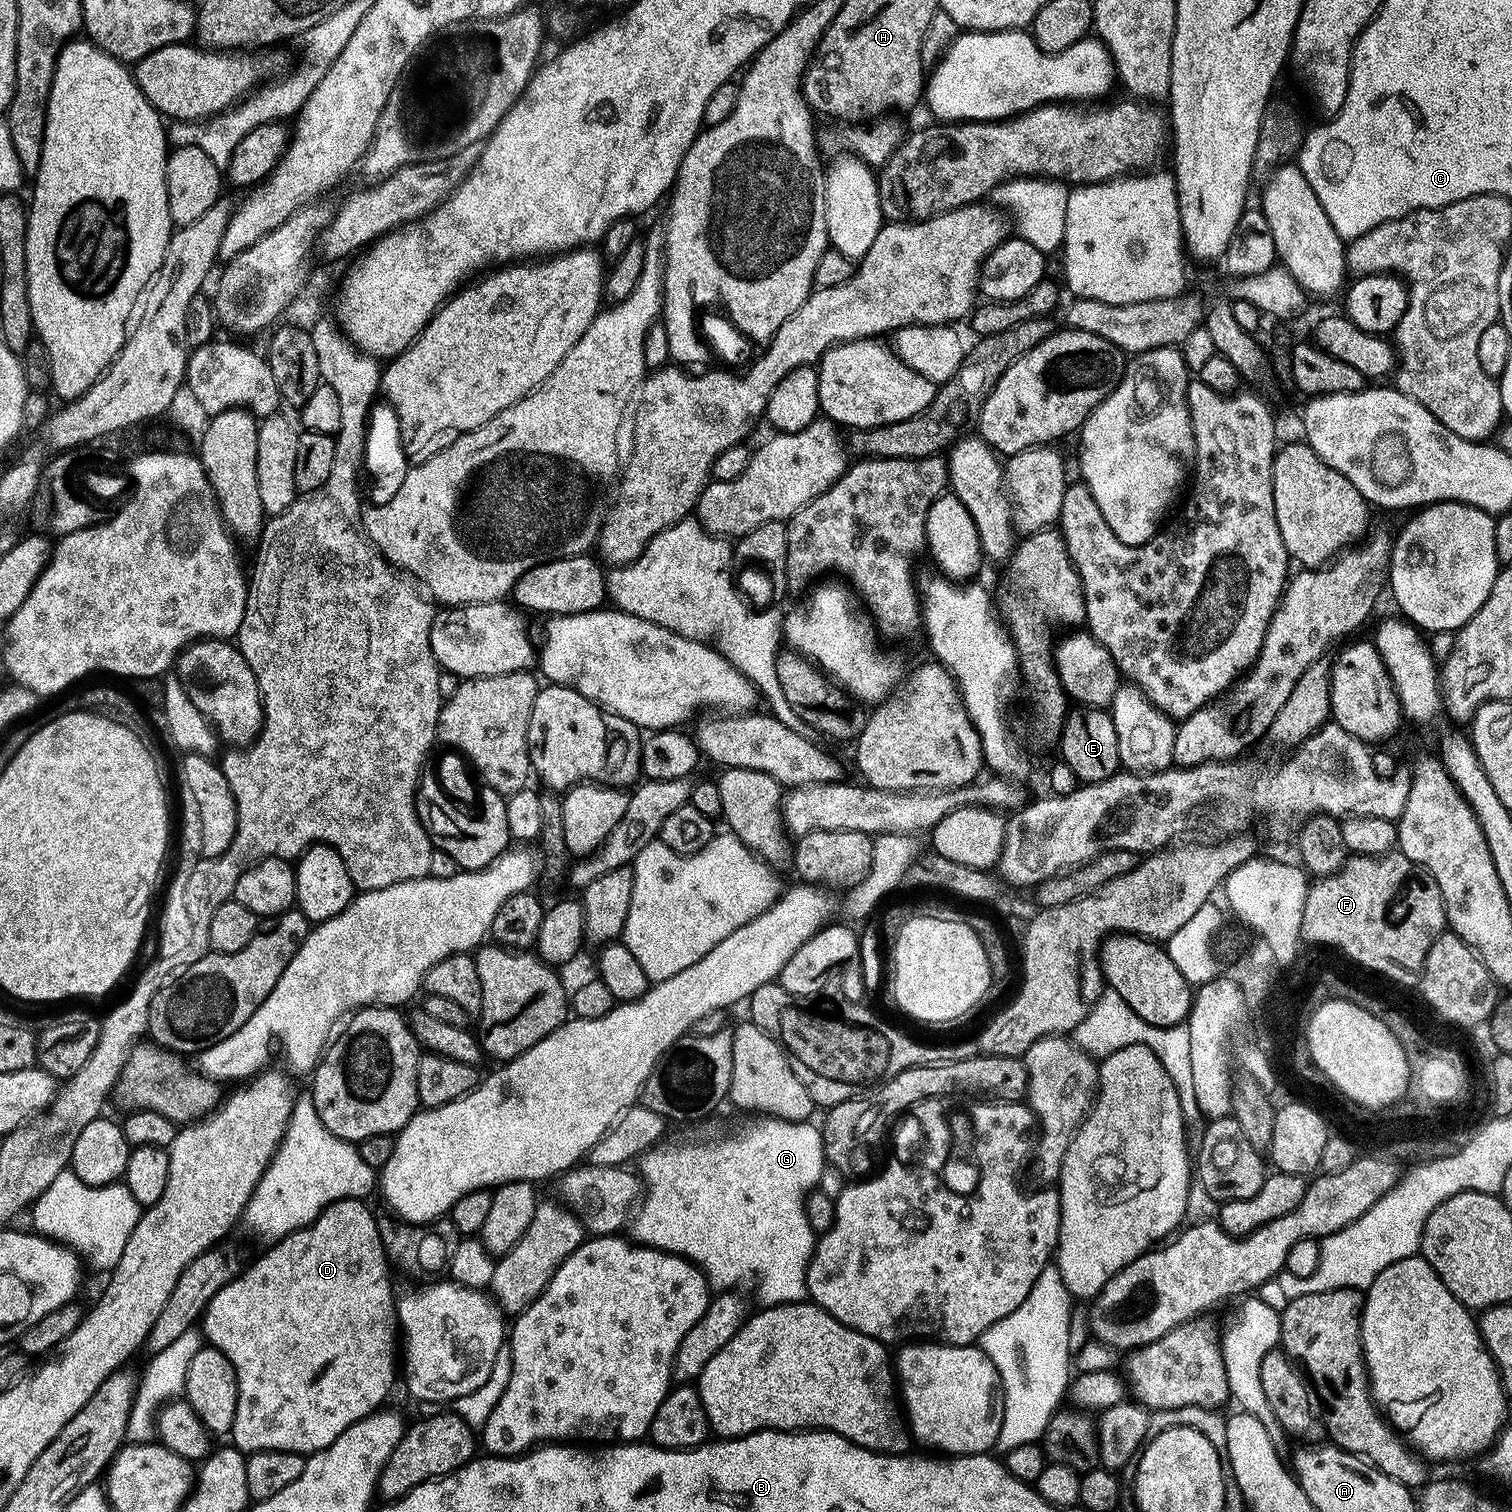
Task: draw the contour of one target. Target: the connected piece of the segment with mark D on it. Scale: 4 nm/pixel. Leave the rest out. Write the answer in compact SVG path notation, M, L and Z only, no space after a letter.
M339 1200L334 1202L314 1223L300 1228L290 1235L271 1245L269 1252L264 1252L252 1265L245 1267L240 1275L232 1280L218 1294L202 1313L202 1336L211 1347L222 1350L222 1354L232 1364L236 1372L238 1386L238 1402L230 1433L231 1443L245 1454L265 1452L266 1450L282 1450L283 1452L299 1452L311 1454L321 1452L342 1430L354 1426L362 1418L372 1415L381 1407L380 1404L388 1396L392 1388L392 1379L398 1376L398 1300L392 1297L392 1280L388 1277L390 1265L388 1255L384 1253L382 1238L378 1234L376 1216L367 1208L364 1200Z

